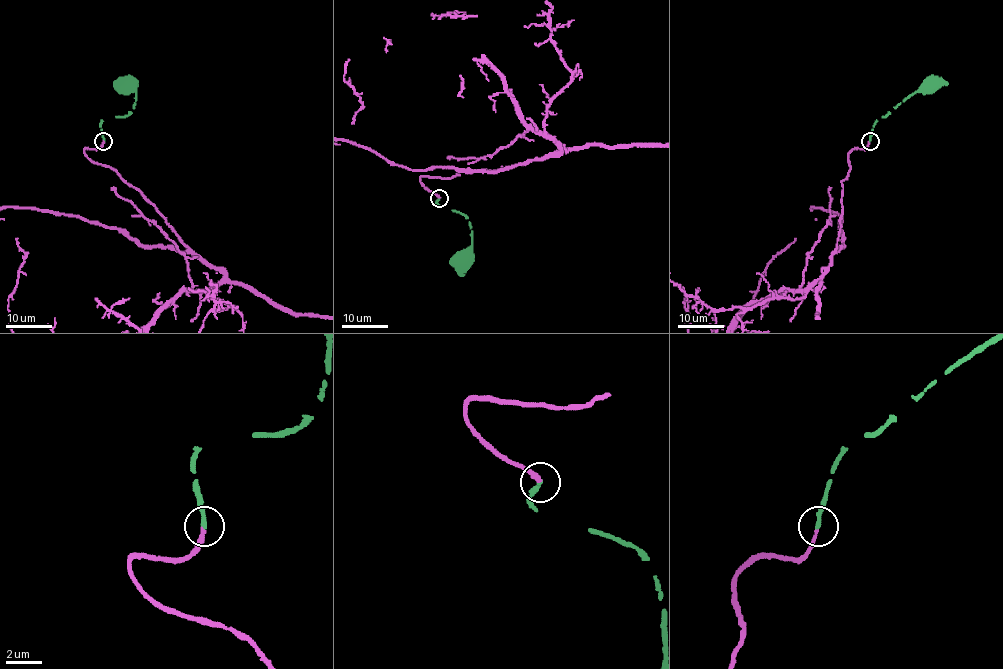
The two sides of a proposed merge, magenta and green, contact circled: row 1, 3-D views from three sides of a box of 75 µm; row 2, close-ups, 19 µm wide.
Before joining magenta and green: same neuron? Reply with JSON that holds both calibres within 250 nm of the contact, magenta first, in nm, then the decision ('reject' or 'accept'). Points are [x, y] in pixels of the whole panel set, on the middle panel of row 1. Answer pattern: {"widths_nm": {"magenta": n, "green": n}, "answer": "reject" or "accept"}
{"widths_nm": {"magenta": 200, "green": 260}, "answer": "accept"}

